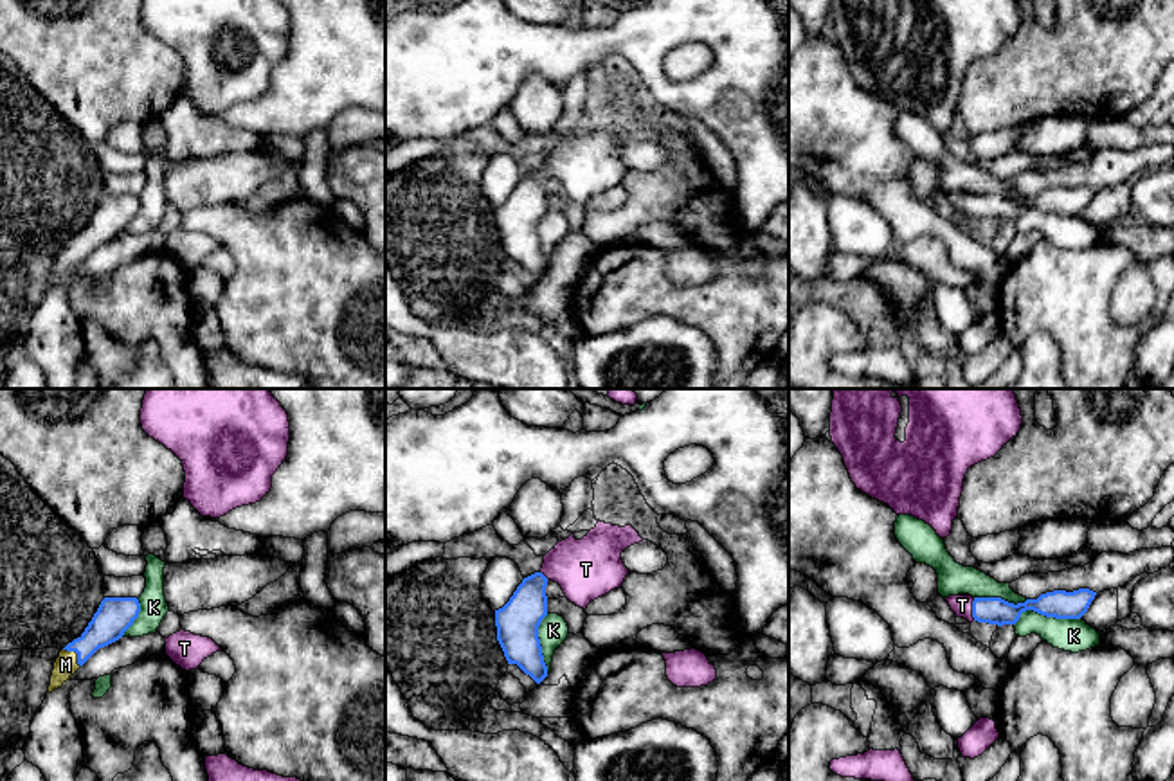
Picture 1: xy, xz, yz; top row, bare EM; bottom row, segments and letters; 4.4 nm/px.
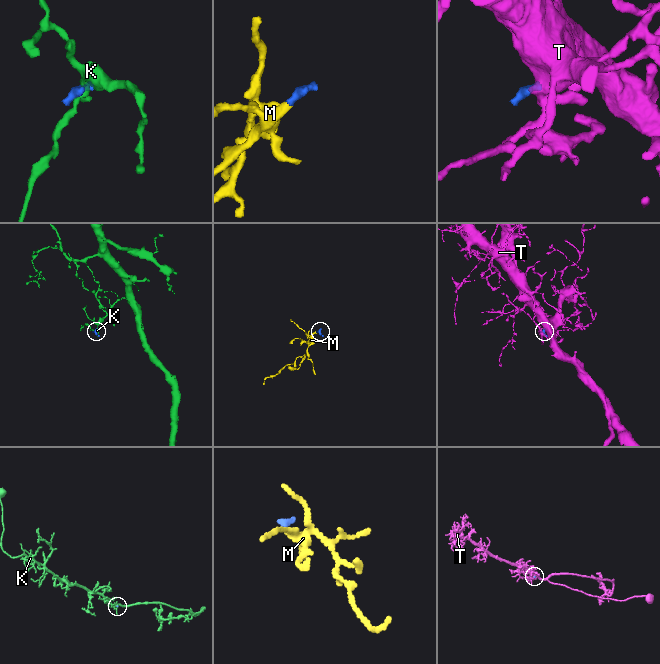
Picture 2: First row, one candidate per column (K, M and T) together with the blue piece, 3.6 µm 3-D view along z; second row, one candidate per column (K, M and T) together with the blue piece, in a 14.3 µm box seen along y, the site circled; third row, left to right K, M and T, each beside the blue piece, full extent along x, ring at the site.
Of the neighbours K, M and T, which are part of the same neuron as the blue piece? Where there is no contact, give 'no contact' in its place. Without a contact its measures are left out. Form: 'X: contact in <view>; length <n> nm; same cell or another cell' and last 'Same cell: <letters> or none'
K: contact in yz; length 300 nm; another cell
M: contact in xy; length 120 nm; same cell
T: contact in yz; length 100 nm; same cell
Same cell: M, T

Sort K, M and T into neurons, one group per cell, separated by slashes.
K / M T

